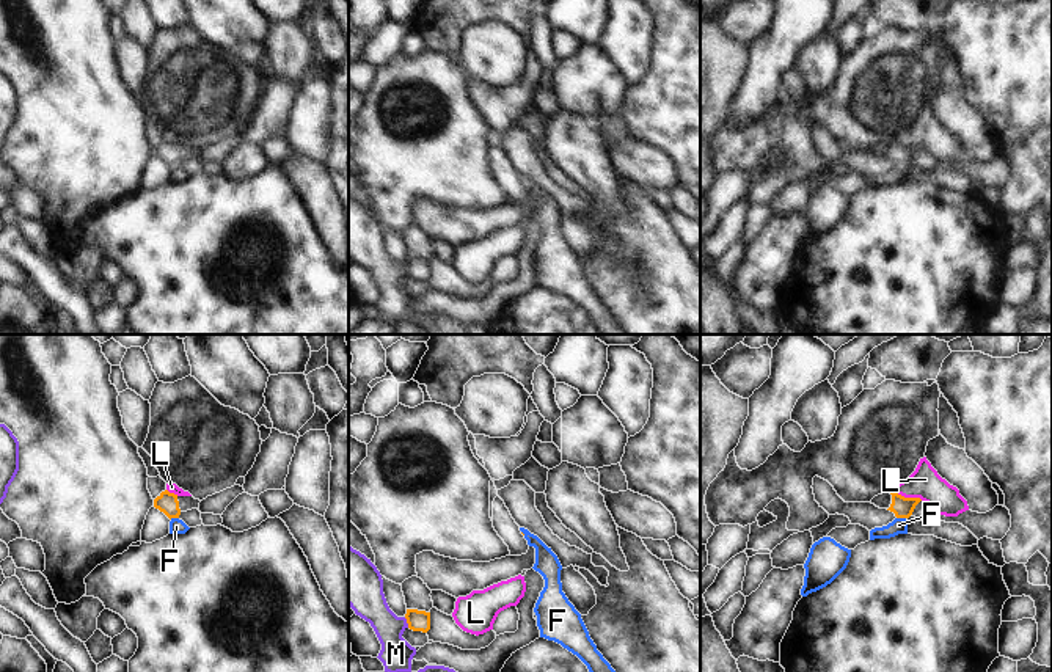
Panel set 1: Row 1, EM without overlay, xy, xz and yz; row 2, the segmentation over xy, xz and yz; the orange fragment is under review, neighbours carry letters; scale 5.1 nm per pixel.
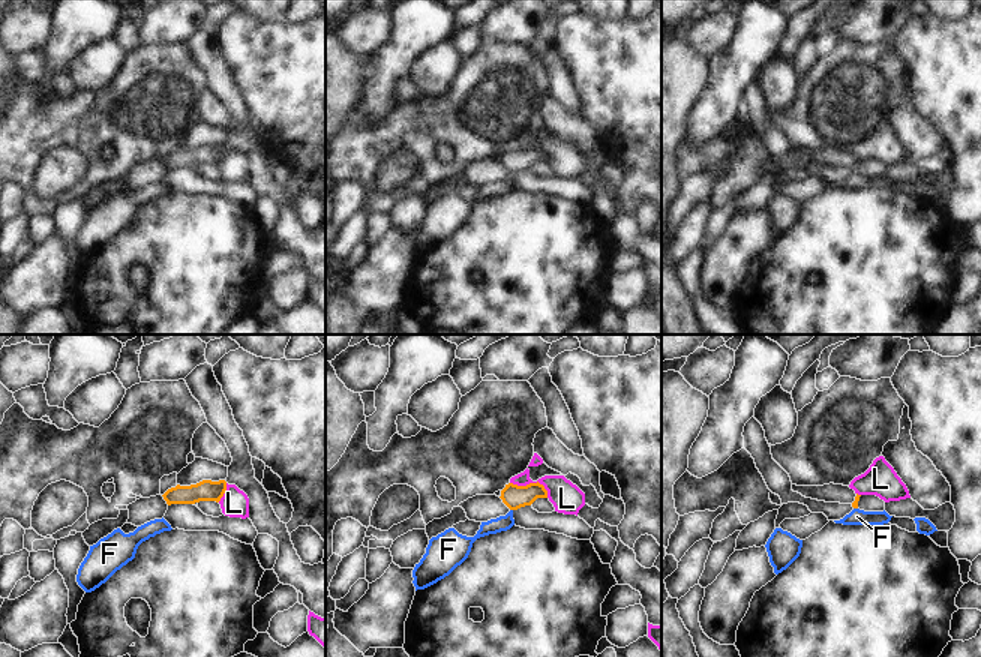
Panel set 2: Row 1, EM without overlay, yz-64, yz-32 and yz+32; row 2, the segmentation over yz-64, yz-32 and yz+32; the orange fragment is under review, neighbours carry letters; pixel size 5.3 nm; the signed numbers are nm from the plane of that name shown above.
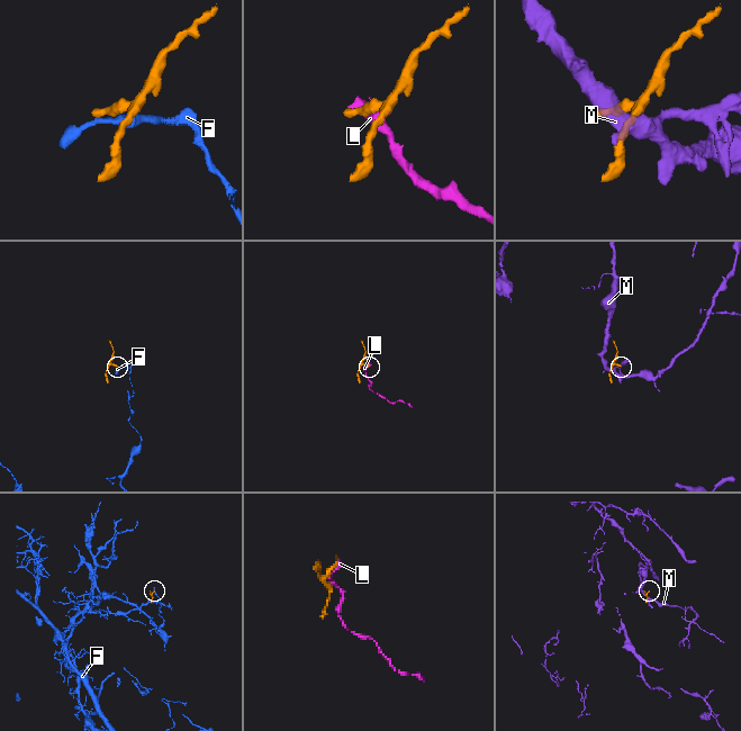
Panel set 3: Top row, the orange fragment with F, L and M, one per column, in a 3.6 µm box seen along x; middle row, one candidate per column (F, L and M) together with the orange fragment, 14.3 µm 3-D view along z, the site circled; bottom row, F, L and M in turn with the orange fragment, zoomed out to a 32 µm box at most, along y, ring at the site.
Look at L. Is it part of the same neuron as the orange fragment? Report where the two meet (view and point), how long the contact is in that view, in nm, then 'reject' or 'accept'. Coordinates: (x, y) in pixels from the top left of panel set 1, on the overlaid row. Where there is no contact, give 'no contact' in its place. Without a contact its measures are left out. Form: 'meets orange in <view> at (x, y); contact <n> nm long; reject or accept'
meets orange in yz at (908, 498); contact 160 nm long; reject

